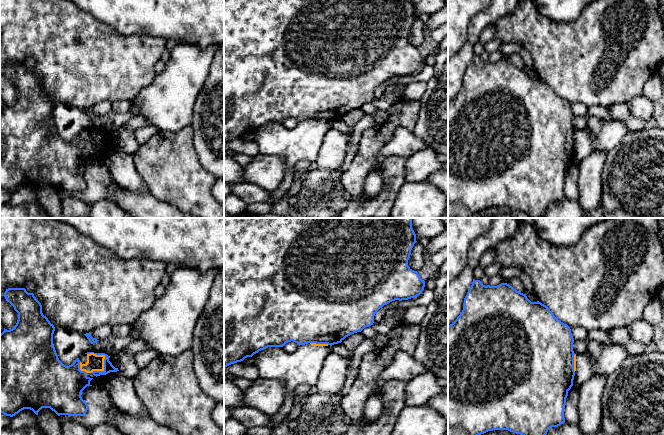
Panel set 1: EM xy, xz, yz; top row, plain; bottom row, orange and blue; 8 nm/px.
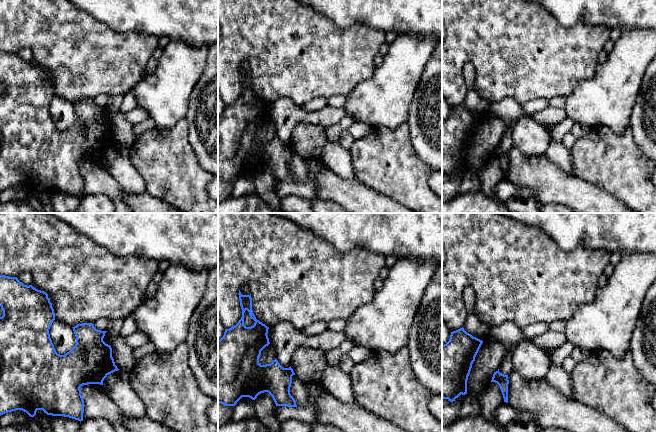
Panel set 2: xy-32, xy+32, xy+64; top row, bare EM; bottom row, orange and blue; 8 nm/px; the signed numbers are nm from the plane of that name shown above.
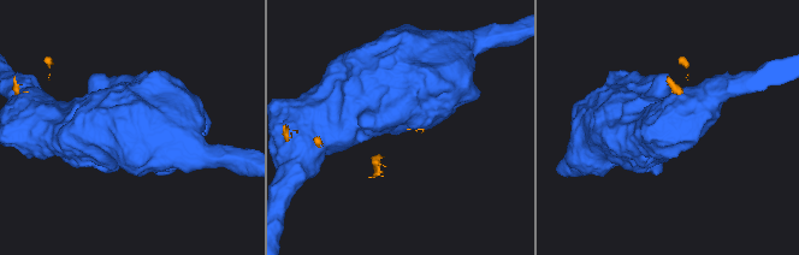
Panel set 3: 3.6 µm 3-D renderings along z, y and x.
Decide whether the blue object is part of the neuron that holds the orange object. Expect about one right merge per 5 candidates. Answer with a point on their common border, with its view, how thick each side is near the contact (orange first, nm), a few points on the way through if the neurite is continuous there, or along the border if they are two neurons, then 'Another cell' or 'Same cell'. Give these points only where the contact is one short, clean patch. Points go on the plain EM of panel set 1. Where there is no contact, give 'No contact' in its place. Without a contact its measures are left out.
Touches orange at xy (103, 131). Thickness 130 nm (orange) against 80 nm. Another cell

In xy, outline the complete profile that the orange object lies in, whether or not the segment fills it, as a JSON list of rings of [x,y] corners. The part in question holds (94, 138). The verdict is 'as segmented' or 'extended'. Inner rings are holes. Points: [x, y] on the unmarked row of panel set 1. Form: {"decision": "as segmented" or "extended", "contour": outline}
{"decision": "extended", "contour": [[[94,129],[82,130],[79,133],[80,146],[87,149],[87,153],[90,153],[90,161],[102,161],[102,157],[105,151],[94,152],[93,147],[104,147],[104,135],[105,131],[96,131]]]}

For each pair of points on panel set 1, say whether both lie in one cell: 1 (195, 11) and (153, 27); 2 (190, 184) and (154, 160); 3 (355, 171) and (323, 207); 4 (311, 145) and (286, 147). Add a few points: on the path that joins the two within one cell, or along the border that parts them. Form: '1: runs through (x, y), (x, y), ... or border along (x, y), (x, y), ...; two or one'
1: runs through (185, 11), (169, 11), (163, 17); one
2: runs through (181, 180), (163, 162); one
3: border along (342, 173), (341, 184), (346, 191); two
4: runs through (305, 145), (292, 145); one

